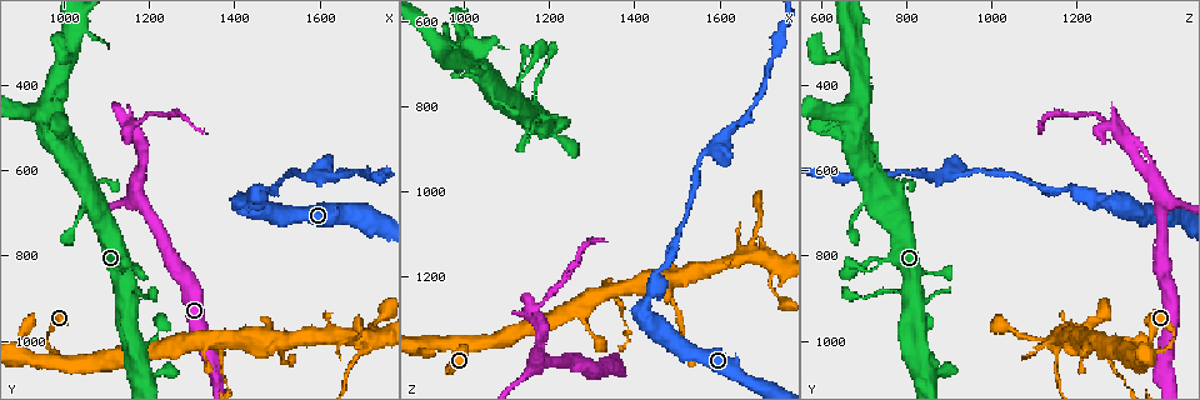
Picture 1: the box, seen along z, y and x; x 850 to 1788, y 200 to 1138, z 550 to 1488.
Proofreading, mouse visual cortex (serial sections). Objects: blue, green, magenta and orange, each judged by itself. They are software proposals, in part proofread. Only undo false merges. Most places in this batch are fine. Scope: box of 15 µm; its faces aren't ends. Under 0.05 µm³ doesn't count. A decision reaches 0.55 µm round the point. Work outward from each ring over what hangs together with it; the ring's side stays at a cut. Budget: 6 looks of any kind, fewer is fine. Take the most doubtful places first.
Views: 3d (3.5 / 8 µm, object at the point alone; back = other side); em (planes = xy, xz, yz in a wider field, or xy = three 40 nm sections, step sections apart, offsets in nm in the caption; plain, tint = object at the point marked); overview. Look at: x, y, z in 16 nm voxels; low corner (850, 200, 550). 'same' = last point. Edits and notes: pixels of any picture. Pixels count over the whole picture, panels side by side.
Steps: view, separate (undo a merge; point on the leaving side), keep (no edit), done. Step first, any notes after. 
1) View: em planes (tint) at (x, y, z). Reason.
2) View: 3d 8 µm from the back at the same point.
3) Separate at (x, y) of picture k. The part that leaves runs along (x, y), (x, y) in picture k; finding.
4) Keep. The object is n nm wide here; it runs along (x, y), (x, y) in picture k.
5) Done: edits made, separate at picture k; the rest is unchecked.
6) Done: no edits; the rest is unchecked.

View: 3d 3.5 µm at (1165, 495, 1275). Arms part here.

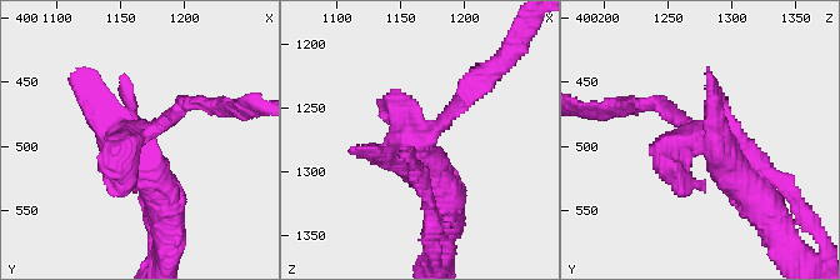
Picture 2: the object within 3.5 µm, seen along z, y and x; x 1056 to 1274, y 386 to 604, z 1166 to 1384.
View: em xy step 1 (tint) at (1160, 490, 1272).

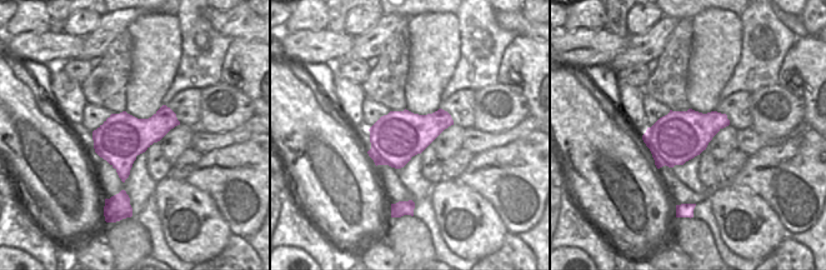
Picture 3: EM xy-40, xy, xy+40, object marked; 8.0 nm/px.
View: em xy step 5 (tint) at the same point.

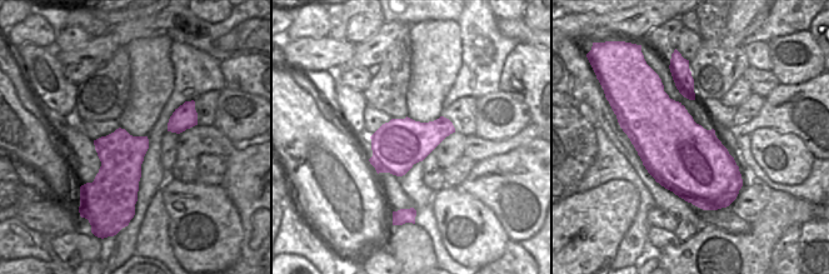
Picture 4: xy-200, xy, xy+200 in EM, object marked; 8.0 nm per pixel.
Separate at (178, 106) of picture 2. The object is 420 nm wide here; a border runs along (449, 125), (427, 140), (418, 160) in picture 4; two cells meet here.

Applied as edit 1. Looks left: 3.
View: overview.

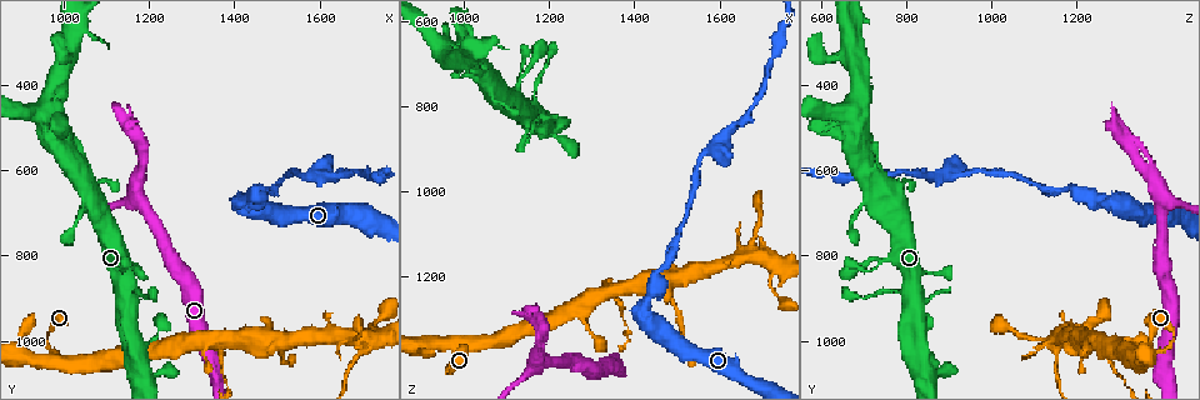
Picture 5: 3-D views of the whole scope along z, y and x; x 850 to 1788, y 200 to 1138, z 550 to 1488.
View: 3d 3.5 µm at (965, 995, 1425). Abrupt turn.

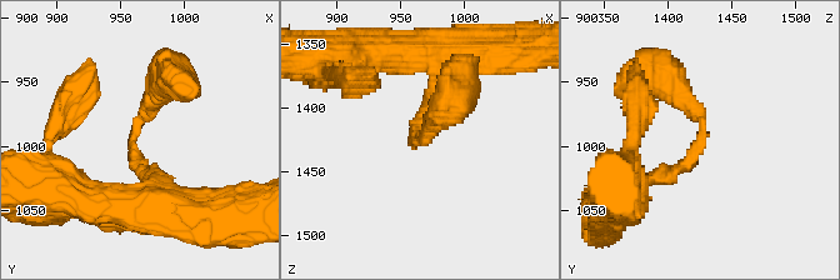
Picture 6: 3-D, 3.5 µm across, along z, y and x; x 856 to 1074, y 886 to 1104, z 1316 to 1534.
View: em xy step 2 (tint) at (958, 994, 1428).

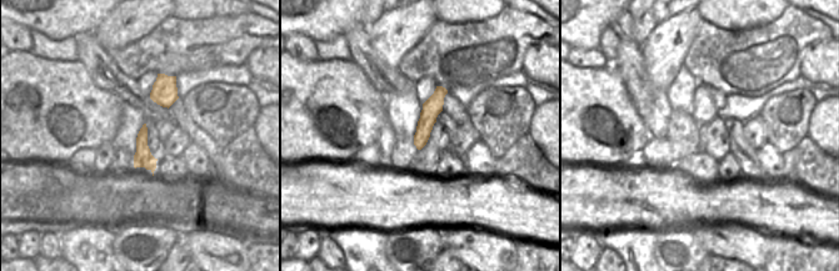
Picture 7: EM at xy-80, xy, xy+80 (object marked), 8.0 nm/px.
Keep. The arms are 200, 450 nm wide; it runs along (666, 76), (704, 134), (679, 169), (644, 180) in picture 6; all the same cell.

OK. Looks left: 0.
Done: edits made, separate at picture 2; the rest is unchecked.

